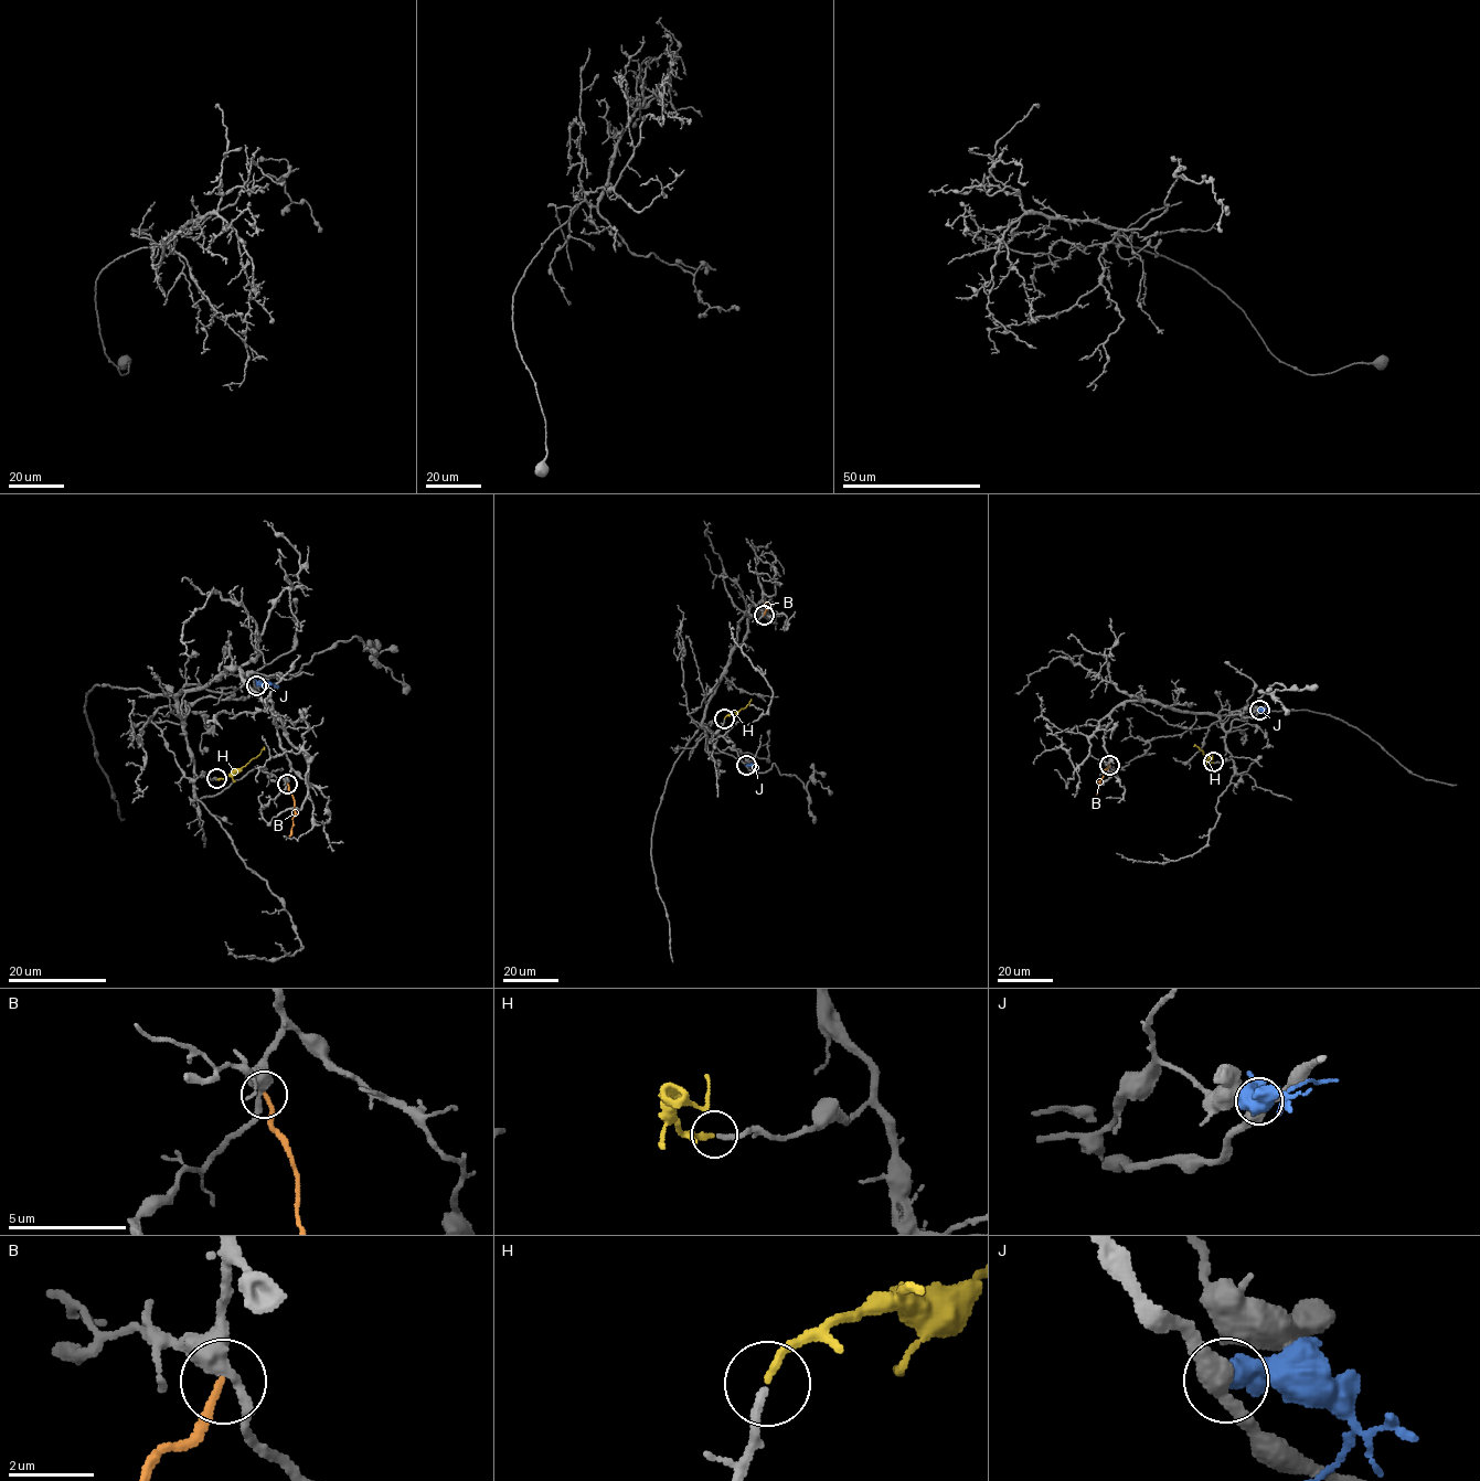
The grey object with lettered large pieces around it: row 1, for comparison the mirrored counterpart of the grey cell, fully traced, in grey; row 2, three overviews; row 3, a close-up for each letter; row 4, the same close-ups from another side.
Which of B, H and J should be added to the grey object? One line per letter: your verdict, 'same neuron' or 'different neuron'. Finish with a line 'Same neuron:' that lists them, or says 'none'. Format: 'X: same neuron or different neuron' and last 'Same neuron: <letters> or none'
B: different neuron
H: same neuron
J: different neuron
Same neuron: H

